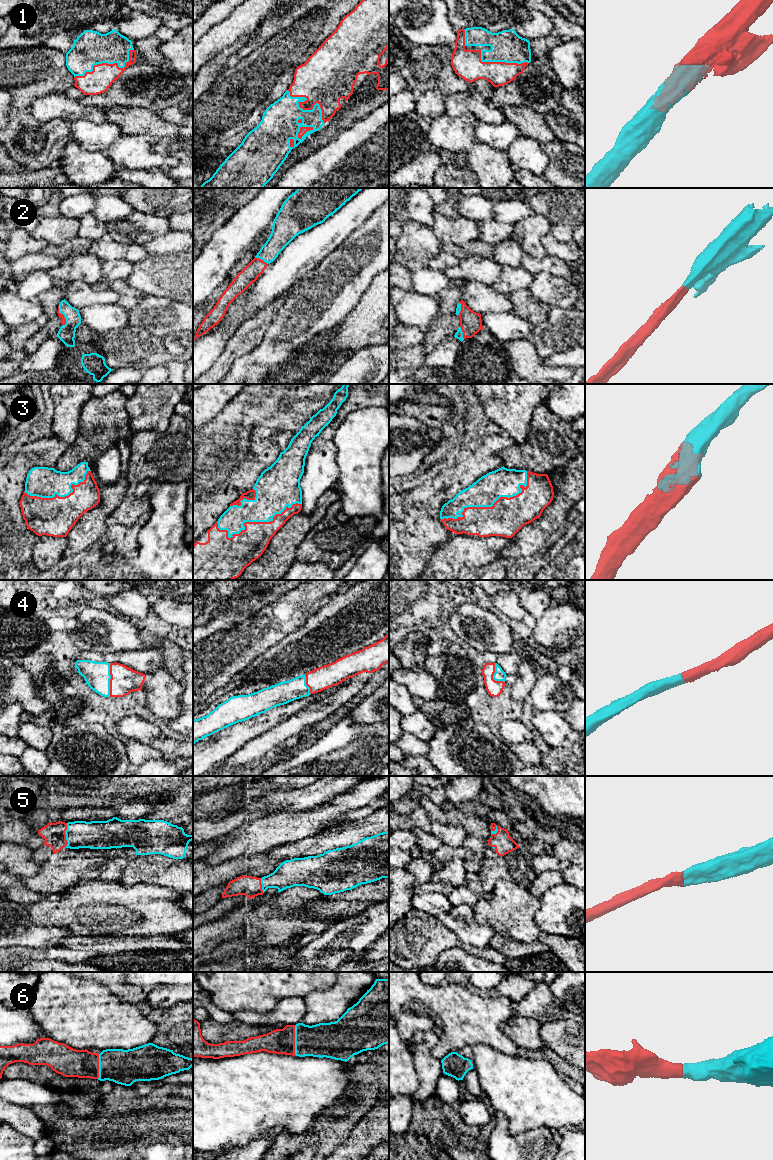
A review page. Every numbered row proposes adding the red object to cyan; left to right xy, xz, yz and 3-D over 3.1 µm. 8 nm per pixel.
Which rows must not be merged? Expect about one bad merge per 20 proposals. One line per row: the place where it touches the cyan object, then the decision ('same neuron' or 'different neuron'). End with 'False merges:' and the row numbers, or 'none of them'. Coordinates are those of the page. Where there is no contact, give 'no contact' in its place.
1: contact xy (107, 63); same neuron
2: contact xy (64, 316); same neuron
3: contact yz (491, 506); same neuron
4: contact xy (109, 680); same neuron
5: contact xy (66, 835); same neuron
6: contact xz (295, 1040); same neuron
False merges: none of them

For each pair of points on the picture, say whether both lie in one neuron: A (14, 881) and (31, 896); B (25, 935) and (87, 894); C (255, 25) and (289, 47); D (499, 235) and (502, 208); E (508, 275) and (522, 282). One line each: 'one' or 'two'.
A: one
B: two
C: two
D: two
E: one

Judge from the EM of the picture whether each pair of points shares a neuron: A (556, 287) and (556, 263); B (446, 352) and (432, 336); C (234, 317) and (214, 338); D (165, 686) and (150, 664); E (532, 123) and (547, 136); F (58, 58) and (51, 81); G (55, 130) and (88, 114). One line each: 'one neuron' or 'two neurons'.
A: two neurons
B: two neurons
C: one neuron
D: two neurons
E: one neuron
F: one neuron
G: two neurons

